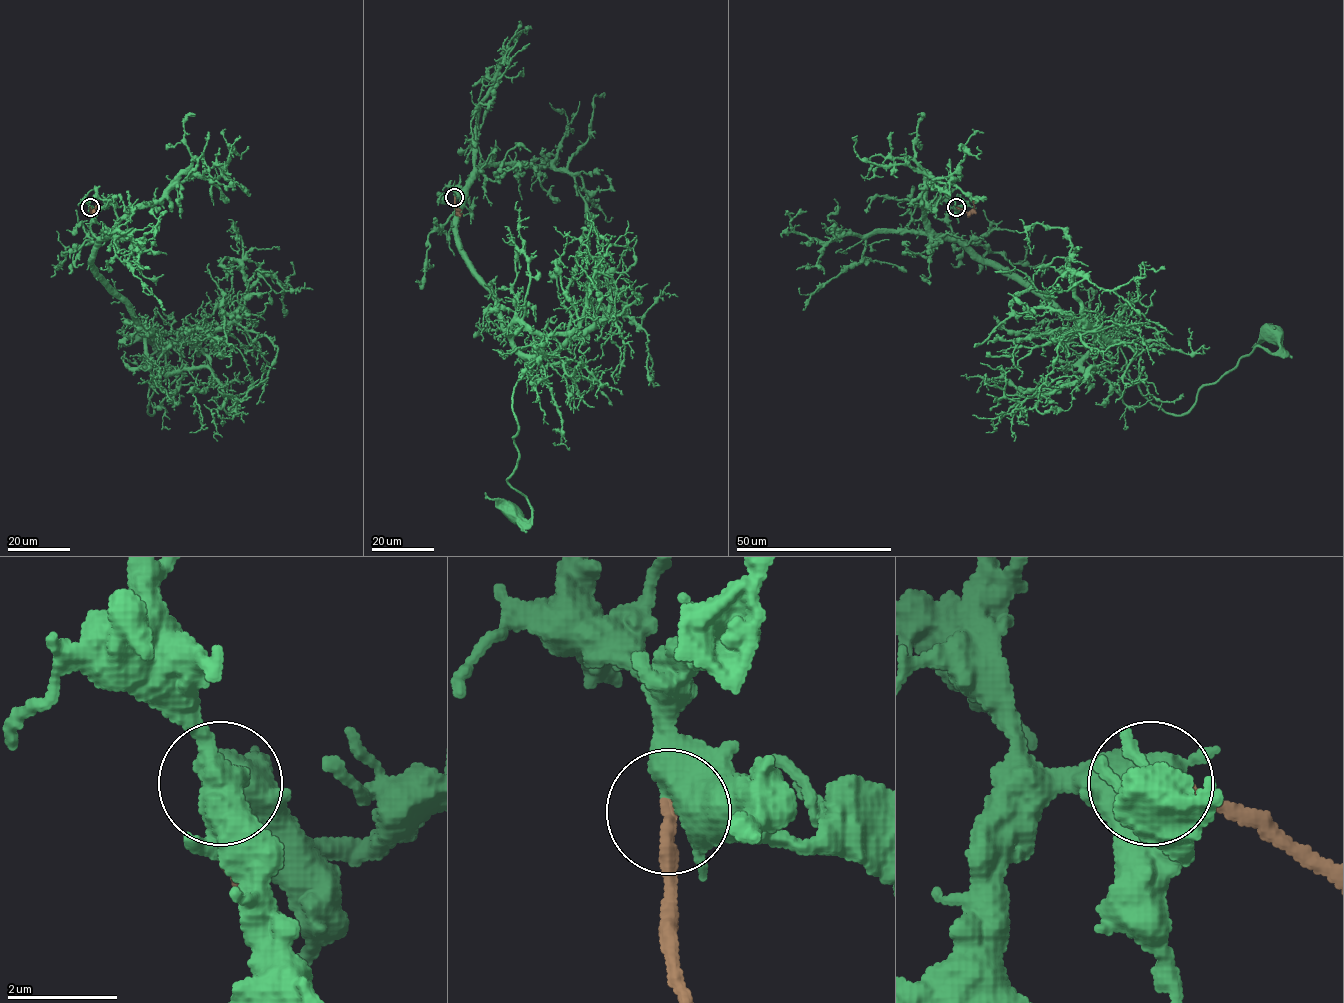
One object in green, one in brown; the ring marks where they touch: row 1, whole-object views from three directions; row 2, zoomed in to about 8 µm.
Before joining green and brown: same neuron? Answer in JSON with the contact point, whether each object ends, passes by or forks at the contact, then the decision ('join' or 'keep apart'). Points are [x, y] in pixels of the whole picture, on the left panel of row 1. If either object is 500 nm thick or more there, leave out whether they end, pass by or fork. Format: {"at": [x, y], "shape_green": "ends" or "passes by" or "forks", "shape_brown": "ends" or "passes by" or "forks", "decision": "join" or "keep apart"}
{"at": [90, 207], "decision": "join"}

